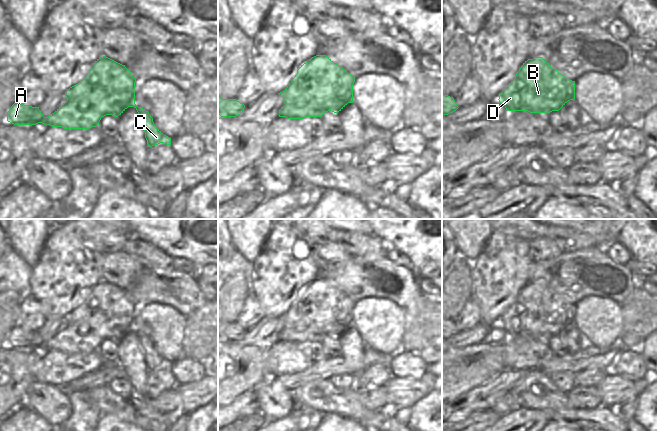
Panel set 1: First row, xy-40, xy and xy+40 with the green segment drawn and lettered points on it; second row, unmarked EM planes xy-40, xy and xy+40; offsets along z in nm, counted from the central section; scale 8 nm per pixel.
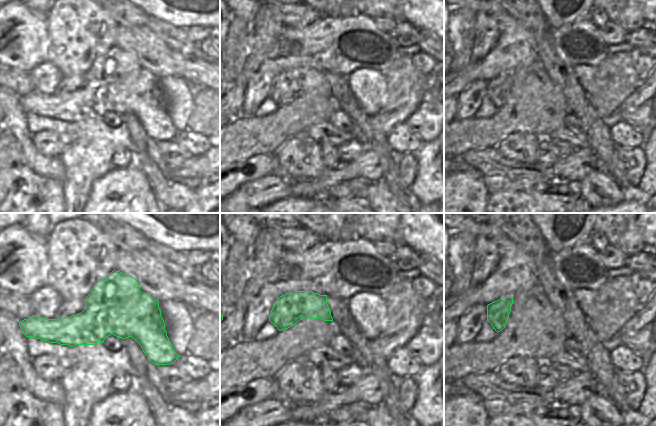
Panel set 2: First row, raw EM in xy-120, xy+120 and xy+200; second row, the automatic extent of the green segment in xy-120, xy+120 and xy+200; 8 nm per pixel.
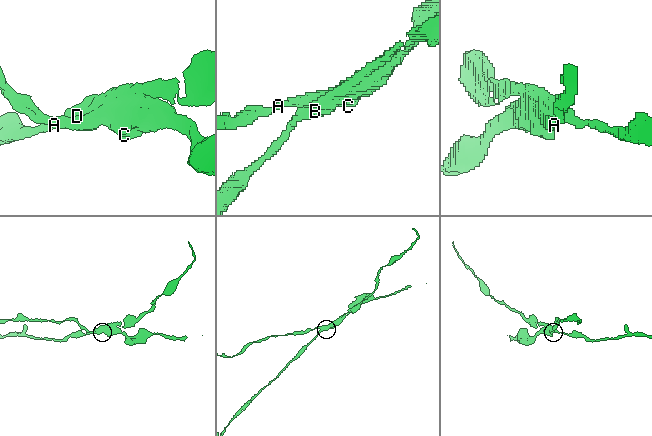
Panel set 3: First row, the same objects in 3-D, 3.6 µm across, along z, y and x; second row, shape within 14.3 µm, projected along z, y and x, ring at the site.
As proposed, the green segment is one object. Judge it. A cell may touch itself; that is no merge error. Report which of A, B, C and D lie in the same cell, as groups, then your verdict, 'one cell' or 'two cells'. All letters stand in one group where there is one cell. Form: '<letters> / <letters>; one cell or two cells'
A B C / D; two cells

